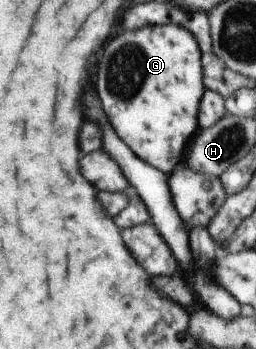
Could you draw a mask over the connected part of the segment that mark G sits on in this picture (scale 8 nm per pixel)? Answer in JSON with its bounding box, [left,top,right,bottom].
[96,25,207,174]

